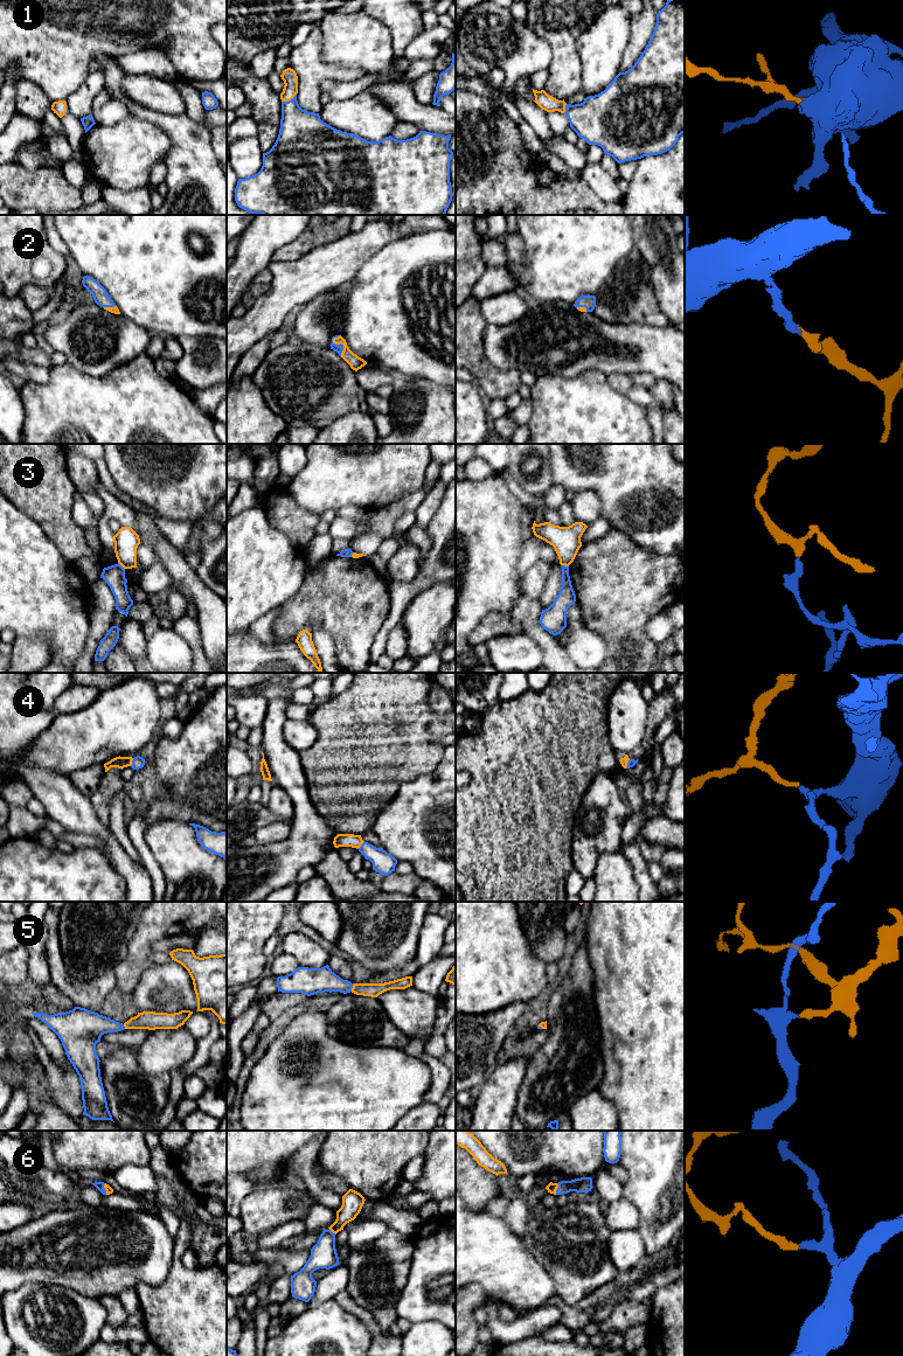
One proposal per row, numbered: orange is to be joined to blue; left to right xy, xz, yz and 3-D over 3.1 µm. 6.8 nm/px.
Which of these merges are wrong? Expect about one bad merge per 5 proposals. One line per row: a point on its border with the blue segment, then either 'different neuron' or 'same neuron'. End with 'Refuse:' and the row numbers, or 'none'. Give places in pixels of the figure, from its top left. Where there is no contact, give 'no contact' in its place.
1: contact xz (289, 101); same neuron
2: contact xz (340, 343); same neuron
3: contact xy (120, 565); different neuron
4: contact xz (361, 846); same neuron
5: contact xz (352, 987); same neuron
6: contact yz (557, 1189); same neuron
Refuse: 3

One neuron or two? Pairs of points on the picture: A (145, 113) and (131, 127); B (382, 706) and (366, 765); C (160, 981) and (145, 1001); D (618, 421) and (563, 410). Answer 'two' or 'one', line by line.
A: two
B: one
C: one
D: one

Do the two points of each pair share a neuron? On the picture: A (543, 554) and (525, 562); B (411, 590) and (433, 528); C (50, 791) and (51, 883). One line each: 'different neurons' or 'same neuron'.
A: same neuron
B: same neuron
C: different neurons

